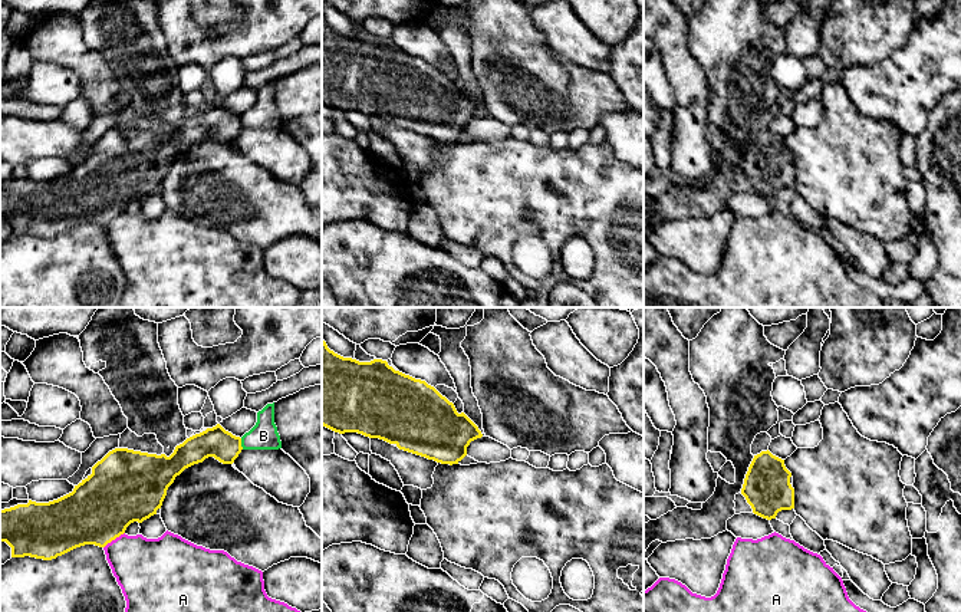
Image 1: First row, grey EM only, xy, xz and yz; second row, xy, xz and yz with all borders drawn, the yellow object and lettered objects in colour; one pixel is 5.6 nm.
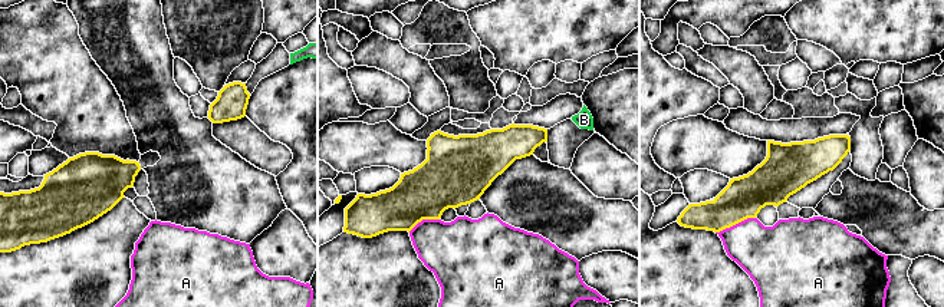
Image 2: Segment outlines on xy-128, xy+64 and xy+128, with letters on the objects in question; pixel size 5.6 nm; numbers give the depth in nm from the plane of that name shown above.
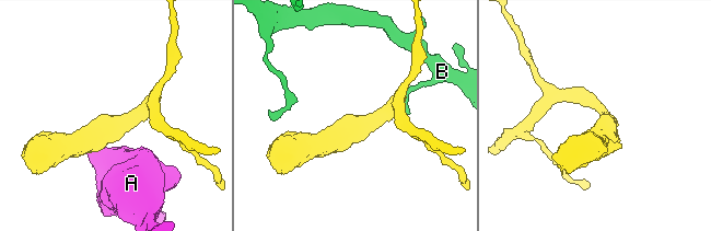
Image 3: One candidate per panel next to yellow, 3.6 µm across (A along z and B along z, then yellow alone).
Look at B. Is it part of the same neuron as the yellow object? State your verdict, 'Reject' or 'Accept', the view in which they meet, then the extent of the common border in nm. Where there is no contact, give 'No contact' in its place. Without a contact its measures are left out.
Reject. Touches yellow in xy. Shared border 70 nm

